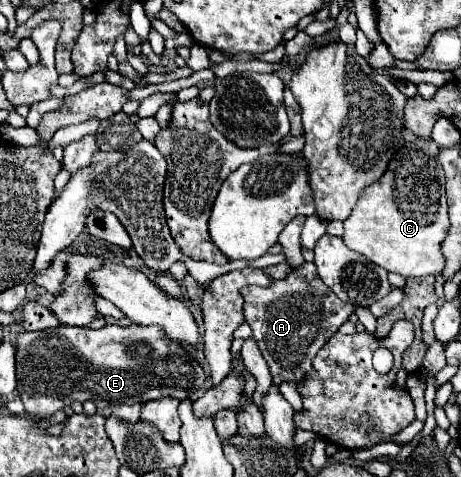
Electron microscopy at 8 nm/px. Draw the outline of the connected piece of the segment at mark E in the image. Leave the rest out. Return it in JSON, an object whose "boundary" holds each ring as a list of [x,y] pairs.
{"boundary":[[[60,326],[46,332],[20,332],[16,334],[16,376],[18,396],[32,418],[50,420],[58,410],[66,410],[74,402],[92,400],[98,410],[110,404],[142,404],[164,396],[188,398],[204,384],[202,366],[176,342],[170,342],[160,326],[104,326],[100,330]]]}

